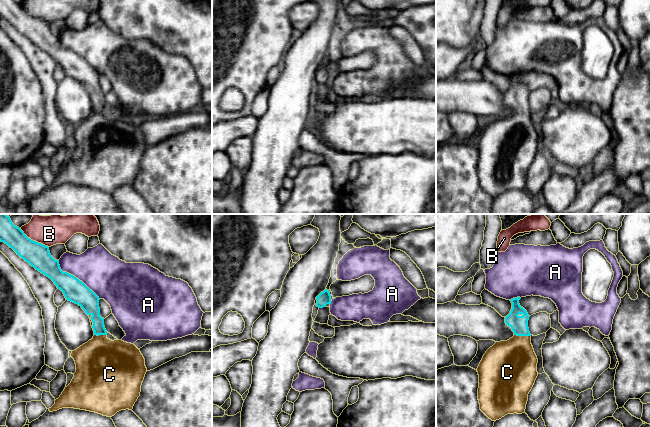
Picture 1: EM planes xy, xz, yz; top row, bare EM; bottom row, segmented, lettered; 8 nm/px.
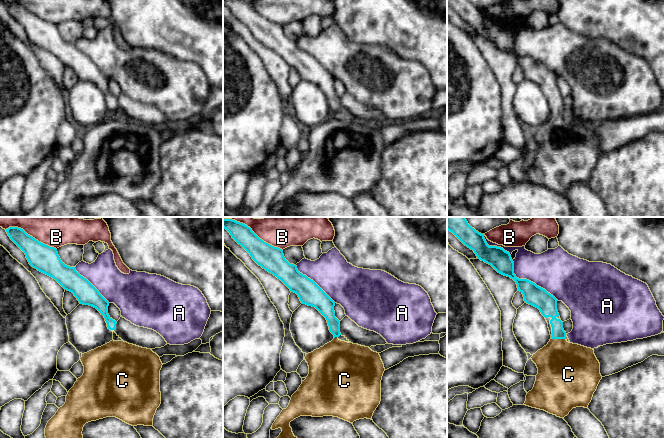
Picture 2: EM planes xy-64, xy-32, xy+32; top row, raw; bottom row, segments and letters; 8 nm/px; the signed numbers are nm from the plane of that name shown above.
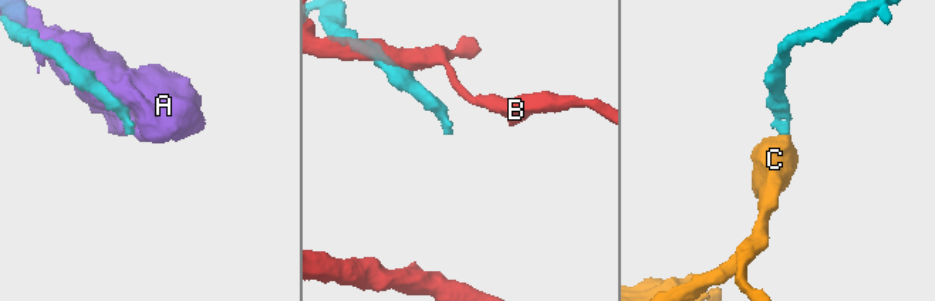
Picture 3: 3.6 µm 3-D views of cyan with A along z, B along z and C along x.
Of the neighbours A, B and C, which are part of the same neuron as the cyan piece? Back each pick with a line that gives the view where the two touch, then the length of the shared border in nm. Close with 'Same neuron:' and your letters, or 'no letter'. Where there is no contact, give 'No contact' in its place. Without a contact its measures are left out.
C: Touches cyan in yz. Shared border 140 nm
Same neuron: C

